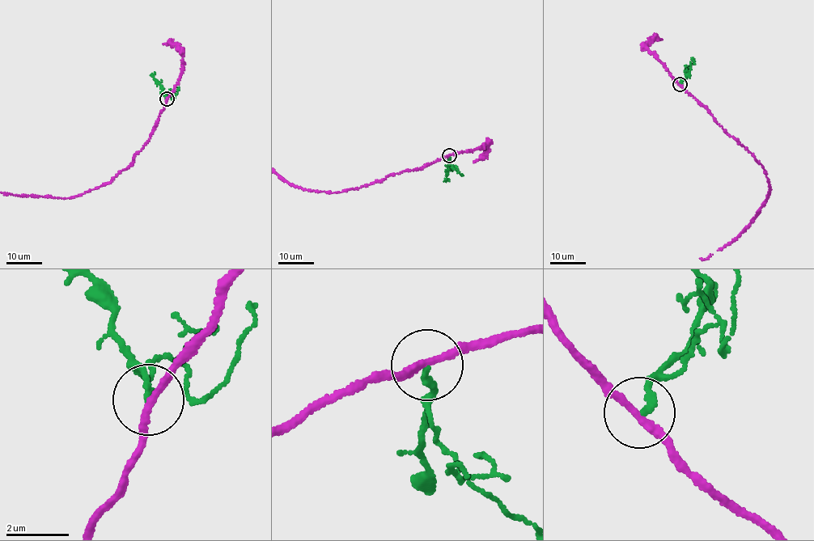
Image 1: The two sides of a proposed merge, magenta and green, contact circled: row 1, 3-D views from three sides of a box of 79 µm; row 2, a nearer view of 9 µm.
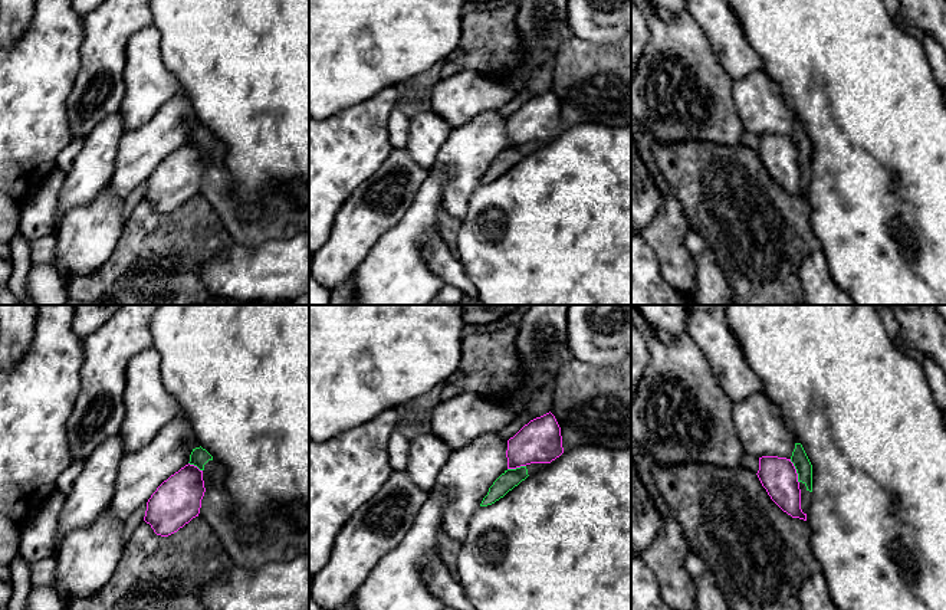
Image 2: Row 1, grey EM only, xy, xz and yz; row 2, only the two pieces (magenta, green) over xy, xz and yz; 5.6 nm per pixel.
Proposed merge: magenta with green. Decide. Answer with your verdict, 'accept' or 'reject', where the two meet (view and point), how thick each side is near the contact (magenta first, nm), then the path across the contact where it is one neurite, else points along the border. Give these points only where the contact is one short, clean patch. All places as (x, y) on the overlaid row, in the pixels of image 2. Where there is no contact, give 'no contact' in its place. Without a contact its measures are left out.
reject; meets magenta in yz at (795, 471); 200 nm thick on the magenta side, 90 nm on the other; border along yz (790, 459), (798, 482)

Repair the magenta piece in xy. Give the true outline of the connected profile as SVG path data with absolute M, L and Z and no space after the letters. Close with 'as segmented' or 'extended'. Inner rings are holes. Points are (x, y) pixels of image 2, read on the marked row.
M188 463L151 495L144 521L157 535L168 537L198 516L204 492L203 470Z; as segmented

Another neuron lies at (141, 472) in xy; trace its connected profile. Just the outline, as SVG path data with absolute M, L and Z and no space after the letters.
M178 414L145 447L125 453L109 504L112 516L127 521L164 481L188 465L196 447L200 445L190 422Z

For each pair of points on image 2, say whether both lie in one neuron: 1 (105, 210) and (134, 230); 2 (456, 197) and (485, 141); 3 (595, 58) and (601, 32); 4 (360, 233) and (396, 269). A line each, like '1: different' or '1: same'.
1: different
2: same
3: different
4: different

